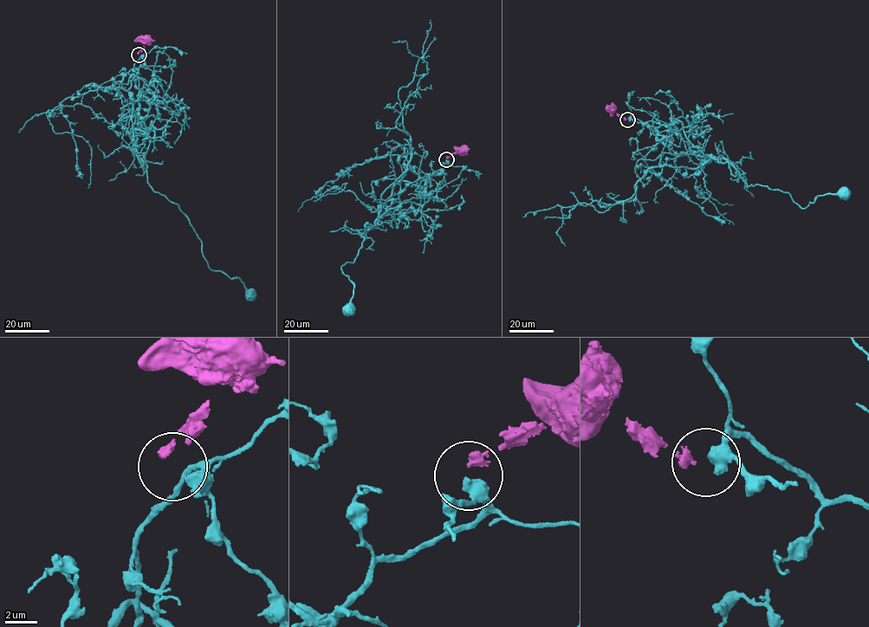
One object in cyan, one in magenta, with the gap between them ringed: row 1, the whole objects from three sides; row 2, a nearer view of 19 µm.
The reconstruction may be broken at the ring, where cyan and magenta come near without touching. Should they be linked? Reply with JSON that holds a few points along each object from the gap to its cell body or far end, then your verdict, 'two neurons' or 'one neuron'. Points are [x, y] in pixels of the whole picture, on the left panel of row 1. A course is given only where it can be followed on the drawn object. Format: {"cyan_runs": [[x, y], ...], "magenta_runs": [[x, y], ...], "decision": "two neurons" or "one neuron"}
{"cyan_runs": [[140, 56], [136, 87], [150, 108], [135, 143], [147, 181], [187, 217], [209, 267], [250, 294]], "magenta_runs": [[138, 54], [144, 48], [145, 40]], "decision": "two neurons"}

